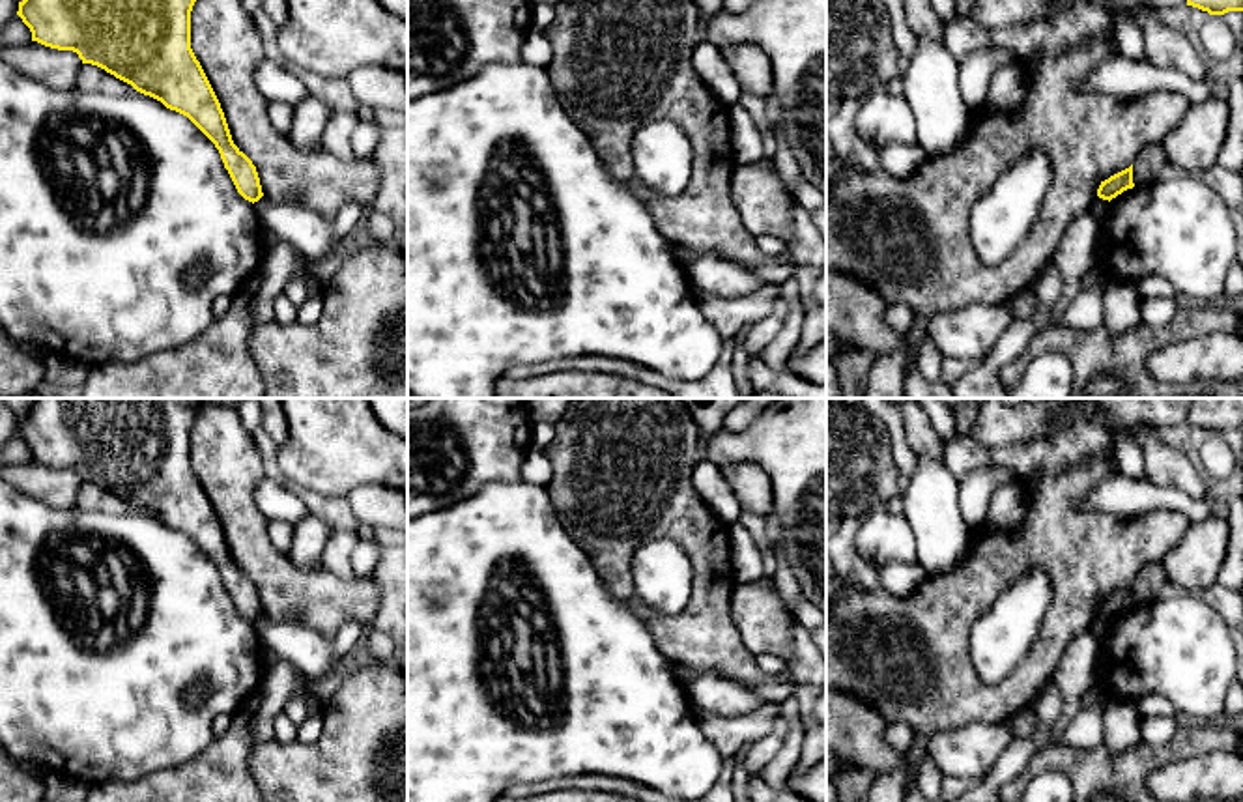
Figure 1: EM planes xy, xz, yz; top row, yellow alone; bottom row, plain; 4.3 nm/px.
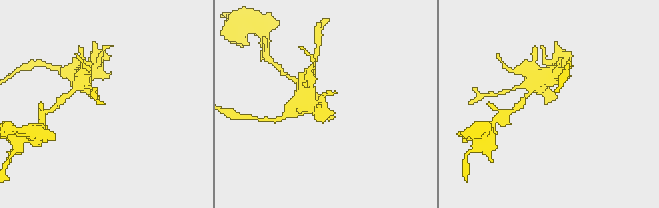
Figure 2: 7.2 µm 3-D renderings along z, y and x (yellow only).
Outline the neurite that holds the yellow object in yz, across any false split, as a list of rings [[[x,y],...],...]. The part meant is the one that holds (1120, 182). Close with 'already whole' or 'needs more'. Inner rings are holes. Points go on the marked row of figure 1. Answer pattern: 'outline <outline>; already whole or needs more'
outline [[[1133,165],[1114,176],[1110,176],[1108,179],[1101,181],[1099,189],[1097,189],[1097,196],[1103,200],[1112,200],[1118,194],[1122,194],[1127,189],[1133,189]]]; already whole

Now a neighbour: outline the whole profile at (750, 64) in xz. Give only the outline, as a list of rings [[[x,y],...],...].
[[[731,45],[722,49],[722,56],[735,73],[742,92],[764,97],[772,90],[772,62],[757,45]]]

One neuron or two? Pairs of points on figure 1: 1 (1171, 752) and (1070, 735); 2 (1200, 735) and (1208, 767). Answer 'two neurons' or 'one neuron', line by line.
1: two neurons
2: two neurons

